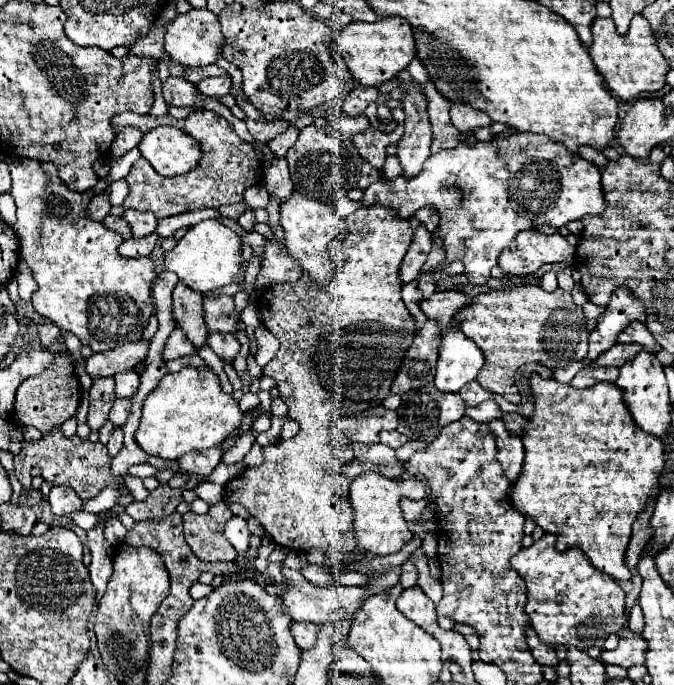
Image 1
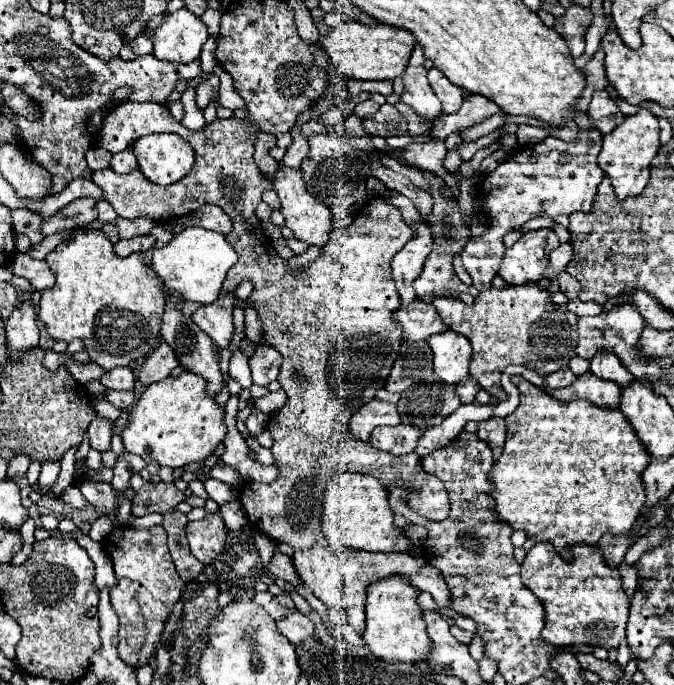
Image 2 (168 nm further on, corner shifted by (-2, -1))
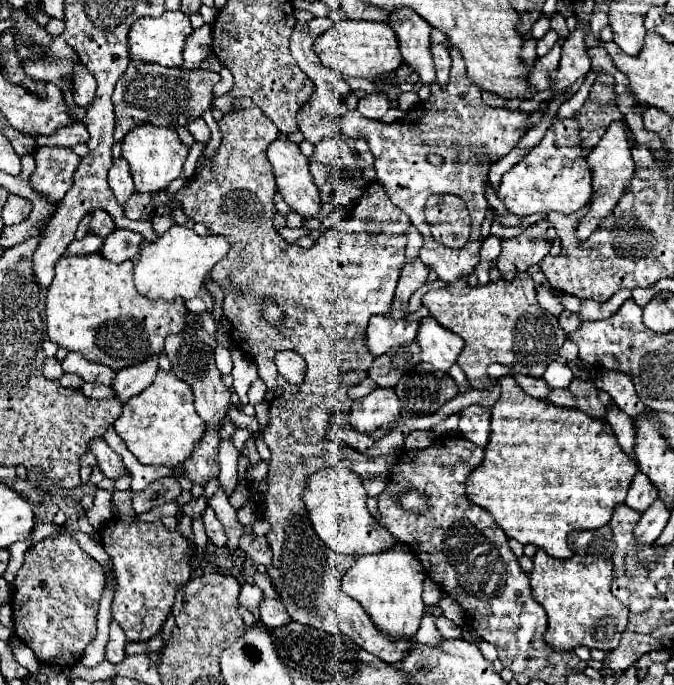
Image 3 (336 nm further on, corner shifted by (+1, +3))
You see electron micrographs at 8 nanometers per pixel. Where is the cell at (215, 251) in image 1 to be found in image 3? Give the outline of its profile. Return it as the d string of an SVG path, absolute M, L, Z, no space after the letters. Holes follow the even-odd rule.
M172 225L156 243L144 243L134 267L136 289L148 299L192 299L200 293L210 269L228 255L230 243L224 235L200 237L194 229Z

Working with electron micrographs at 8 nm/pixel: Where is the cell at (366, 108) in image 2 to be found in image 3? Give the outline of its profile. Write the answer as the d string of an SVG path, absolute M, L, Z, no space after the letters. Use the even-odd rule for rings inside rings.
M372 93L360 99L358 111L368 119L382 119L388 111L388 95L386 93Z

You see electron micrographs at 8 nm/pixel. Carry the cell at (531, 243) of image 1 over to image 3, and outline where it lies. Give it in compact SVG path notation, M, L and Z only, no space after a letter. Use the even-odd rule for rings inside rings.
M512 237L502 241L502 253L496 259L496 265L502 273L502 279L514 279L516 273L526 271L530 265L540 263L550 251L548 239L528 239Z

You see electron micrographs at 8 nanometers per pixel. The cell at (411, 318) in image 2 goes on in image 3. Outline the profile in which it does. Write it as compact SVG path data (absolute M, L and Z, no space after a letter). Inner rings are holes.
M374 315L368 323L368 349L374 355L384 355L390 347L416 339L420 321L394 319L390 315Z

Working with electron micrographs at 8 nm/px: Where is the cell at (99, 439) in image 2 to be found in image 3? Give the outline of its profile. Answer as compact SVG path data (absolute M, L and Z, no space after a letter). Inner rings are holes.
M92 439L90 453L94 453L94 457L98 459L98 465L100 465L100 469L104 471L106 477L116 479L126 471L120 455L114 453L114 449L104 439Z

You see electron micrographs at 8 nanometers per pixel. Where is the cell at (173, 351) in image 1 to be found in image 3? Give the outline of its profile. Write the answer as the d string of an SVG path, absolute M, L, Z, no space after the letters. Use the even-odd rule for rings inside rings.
M152 355L148 363L138 363L136 367L124 367L116 371L116 377L112 381L116 397L120 397L120 401L128 401L130 397L142 393L158 373L158 359L160 355Z

